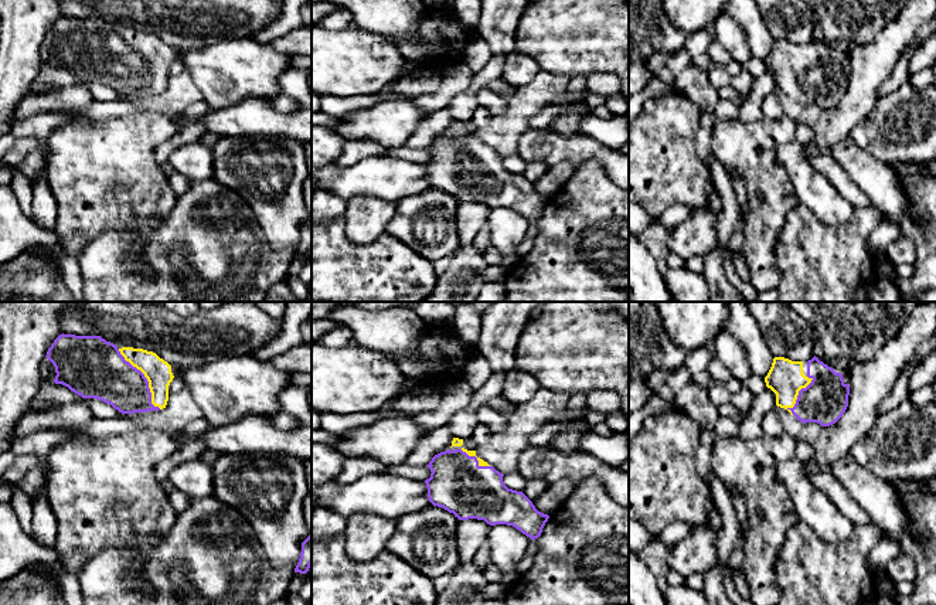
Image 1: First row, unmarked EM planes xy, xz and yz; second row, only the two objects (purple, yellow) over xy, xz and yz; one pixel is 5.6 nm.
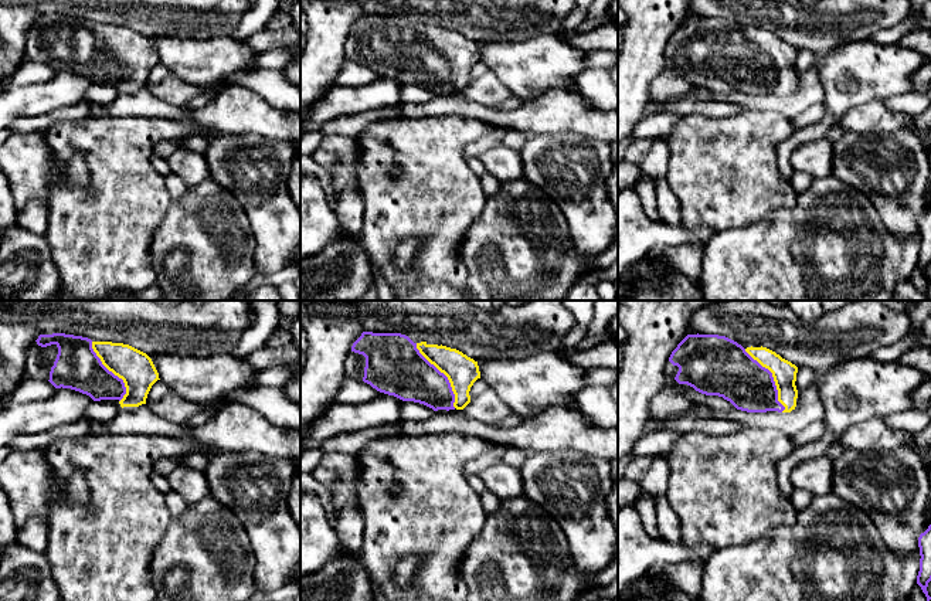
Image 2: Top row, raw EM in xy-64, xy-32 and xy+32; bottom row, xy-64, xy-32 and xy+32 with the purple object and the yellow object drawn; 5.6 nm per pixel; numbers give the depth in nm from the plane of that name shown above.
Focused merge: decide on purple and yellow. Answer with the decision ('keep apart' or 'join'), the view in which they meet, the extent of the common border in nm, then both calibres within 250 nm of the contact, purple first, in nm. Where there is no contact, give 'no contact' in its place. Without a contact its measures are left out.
join; meets purple in xy; contact 420 nm long; 280 nm thick on the purple side, 150 nm on the other

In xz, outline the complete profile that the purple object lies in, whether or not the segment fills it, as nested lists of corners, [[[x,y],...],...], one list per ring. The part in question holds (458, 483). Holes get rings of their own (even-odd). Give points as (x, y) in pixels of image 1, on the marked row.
[[[449,449],[435,455],[426,466],[432,472],[425,483],[433,506],[443,507],[459,520],[477,519],[490,526],[513,526],[531,540],[541,536],[549,516],[538,511],[523,492],[508,489],[503,482],[504,475],[477,458],[476,451]]]

